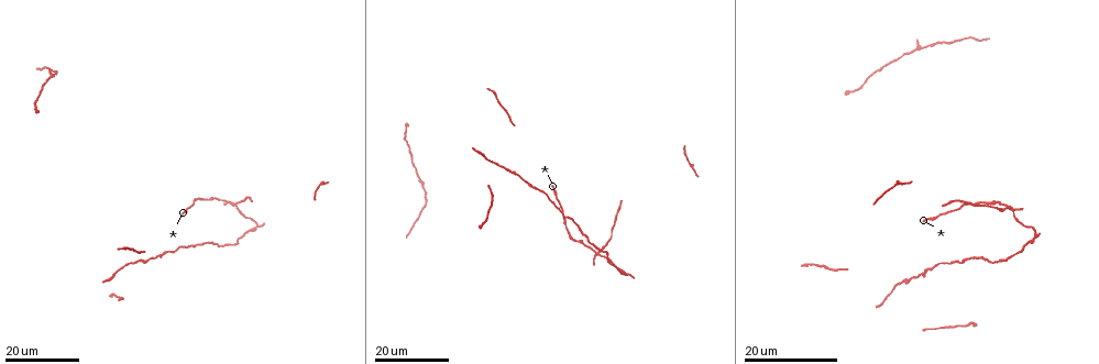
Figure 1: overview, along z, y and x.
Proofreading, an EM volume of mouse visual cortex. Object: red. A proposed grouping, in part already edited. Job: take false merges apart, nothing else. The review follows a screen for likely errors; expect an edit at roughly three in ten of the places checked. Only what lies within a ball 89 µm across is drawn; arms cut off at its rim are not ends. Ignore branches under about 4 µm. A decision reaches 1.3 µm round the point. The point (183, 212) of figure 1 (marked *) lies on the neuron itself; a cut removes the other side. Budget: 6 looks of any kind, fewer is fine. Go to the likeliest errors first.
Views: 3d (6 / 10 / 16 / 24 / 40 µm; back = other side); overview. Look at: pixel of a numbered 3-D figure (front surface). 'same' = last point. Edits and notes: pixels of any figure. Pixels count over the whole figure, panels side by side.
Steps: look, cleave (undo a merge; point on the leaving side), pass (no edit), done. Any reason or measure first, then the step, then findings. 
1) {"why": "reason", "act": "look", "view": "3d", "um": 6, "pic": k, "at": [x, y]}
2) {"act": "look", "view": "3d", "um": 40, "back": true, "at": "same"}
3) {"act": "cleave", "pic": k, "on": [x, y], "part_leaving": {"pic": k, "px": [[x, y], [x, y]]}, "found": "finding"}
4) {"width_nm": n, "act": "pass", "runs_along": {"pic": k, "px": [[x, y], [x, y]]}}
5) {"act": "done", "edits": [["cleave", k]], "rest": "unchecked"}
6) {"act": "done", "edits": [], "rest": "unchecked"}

{"act": "look", "view": "3d", "um": 24, "pic": 1, "at": [1006, 207]}

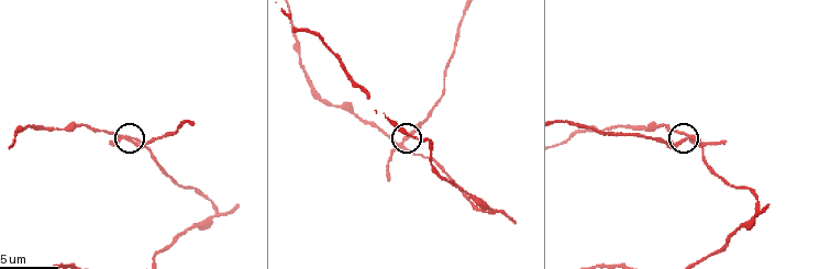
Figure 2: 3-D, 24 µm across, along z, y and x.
{"act": "look", "view": "3d", "um": 6, "pic": 2, "at": [124, 137]}

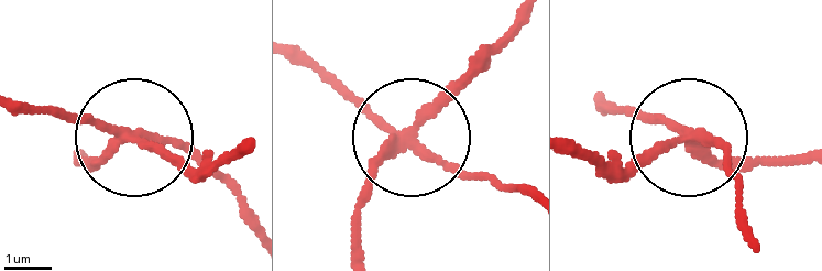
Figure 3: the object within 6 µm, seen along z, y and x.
{"act": "cleave", "pic": 3, "on": [91, 169], "part_leaving": {"pic": 3, "px": [[130, 142], [201, 165], [240, 154]]}, "found": "a second neuron is stuck on"}

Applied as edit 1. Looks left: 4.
{"act": "look", "view": "overview"}

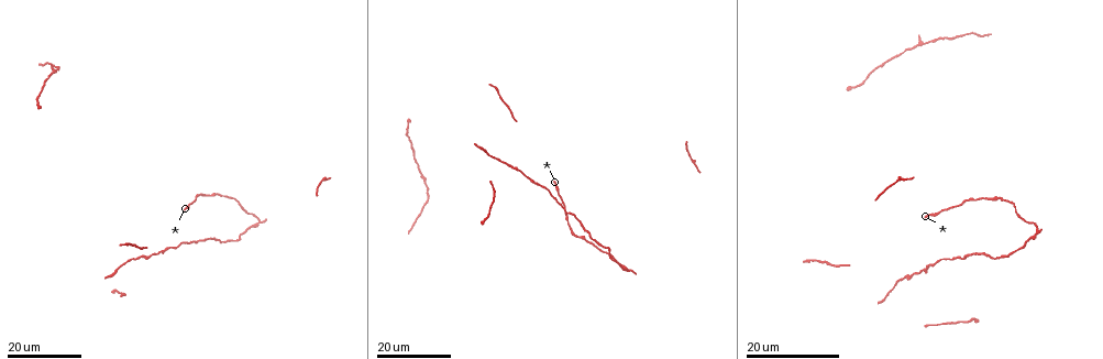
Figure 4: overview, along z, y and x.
{"why": "three-way junction", "act": "look", "view": "3d", "um": 24, "pic": 4, "at": [260, 221]}

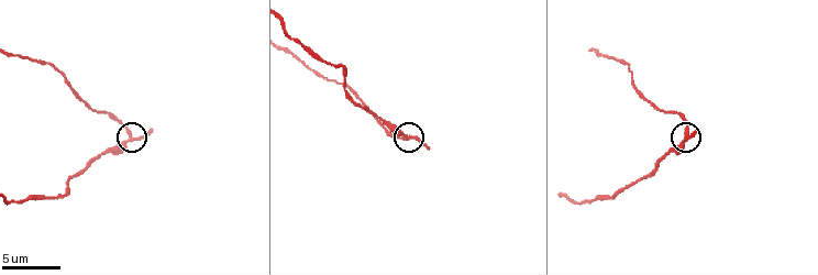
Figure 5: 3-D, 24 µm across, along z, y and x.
{"act": "look", "view": "3d", "um": 10, "pic": 5, "at": [128, 137]}

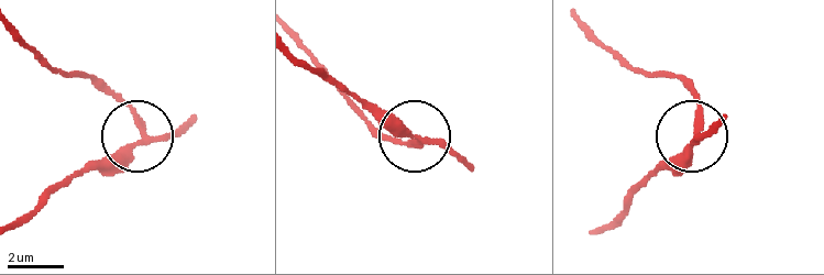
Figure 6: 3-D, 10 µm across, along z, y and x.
{"arms": 3, "act": "cleave", "pic": 6, "on": [187, 129], "part_leaving": {"pic": 6, "px": [[152, 142], [97, 161], [19, 220]]}, "found": "a second neuron is stuck on"}

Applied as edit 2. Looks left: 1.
{"act": "done", "edits": [["cleave", 3], ["cleave", 6]], "rest": "unchecked"}

